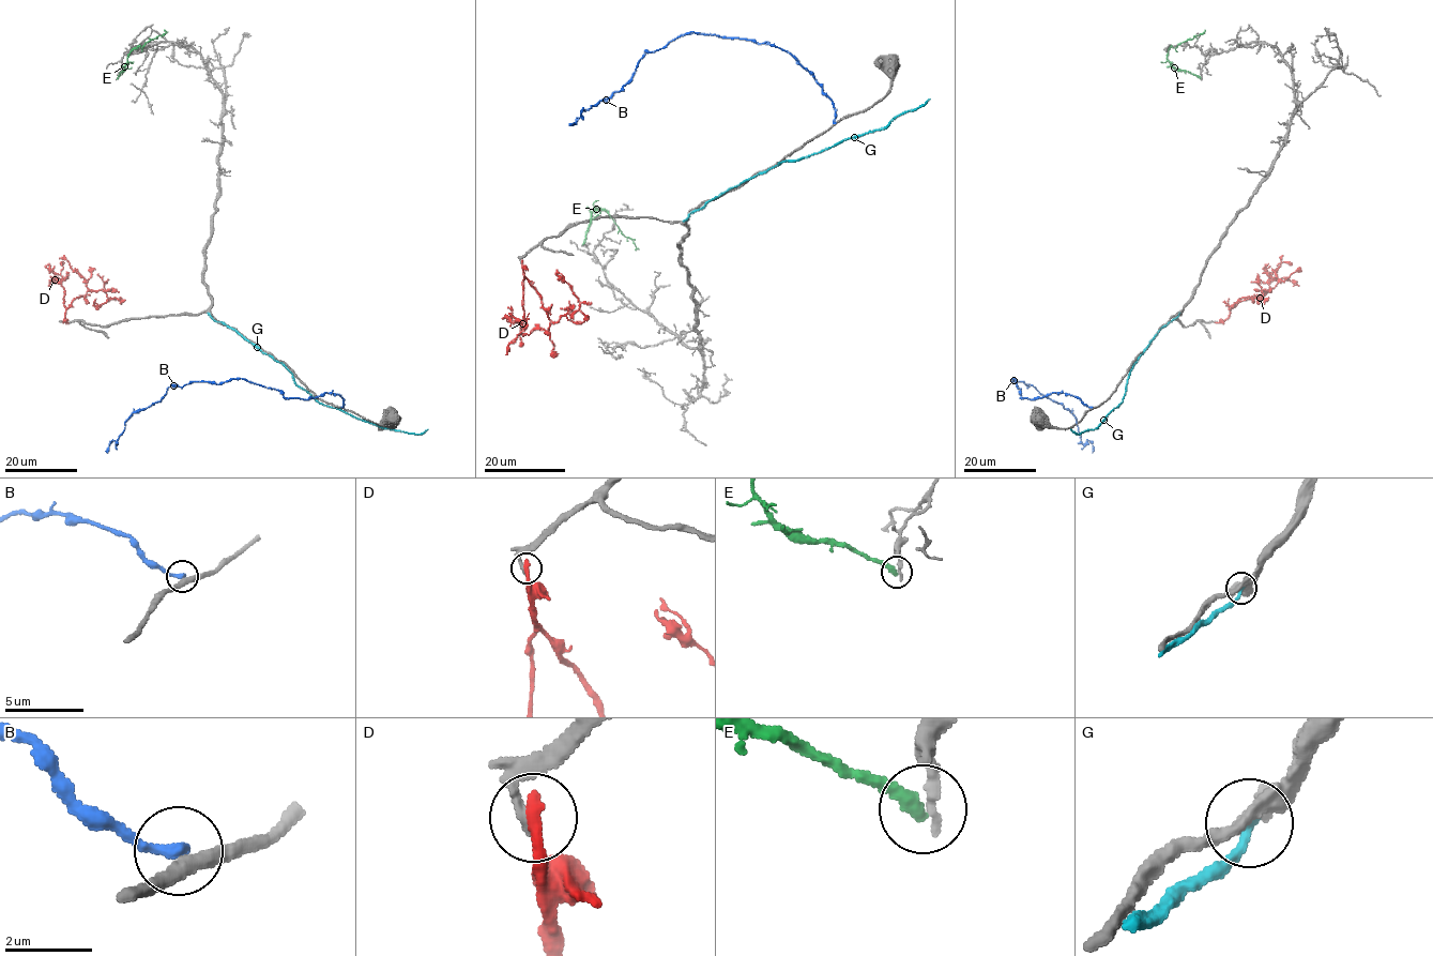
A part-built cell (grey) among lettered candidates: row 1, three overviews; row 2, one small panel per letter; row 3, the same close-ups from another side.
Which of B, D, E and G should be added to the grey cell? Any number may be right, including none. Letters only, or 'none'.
none

